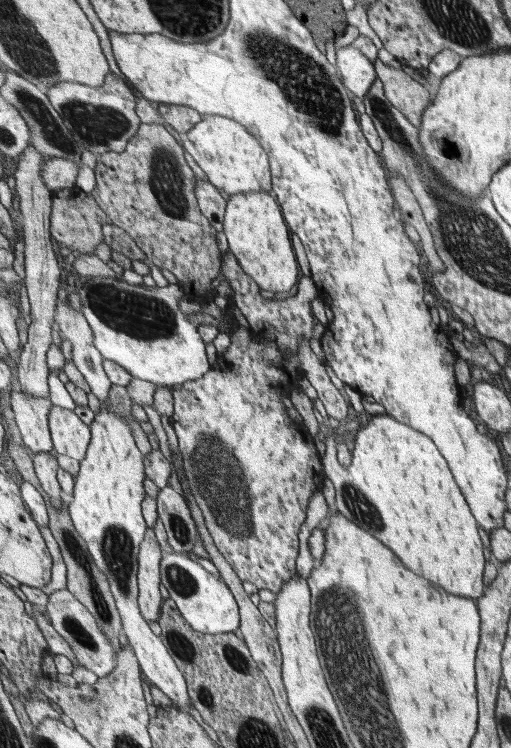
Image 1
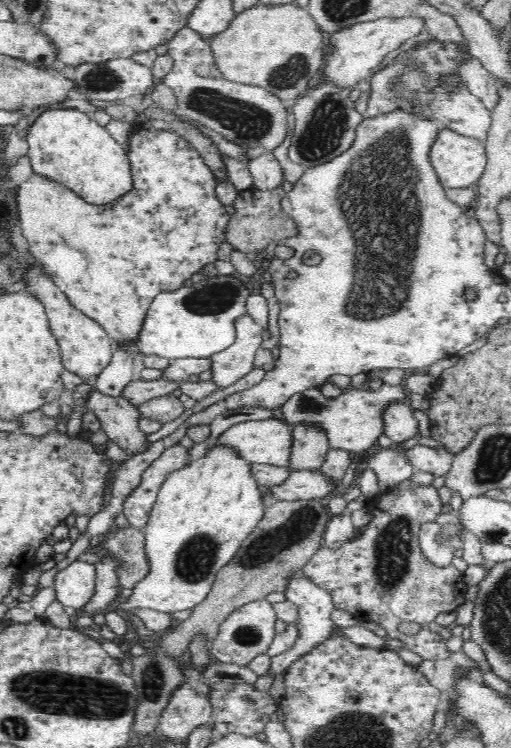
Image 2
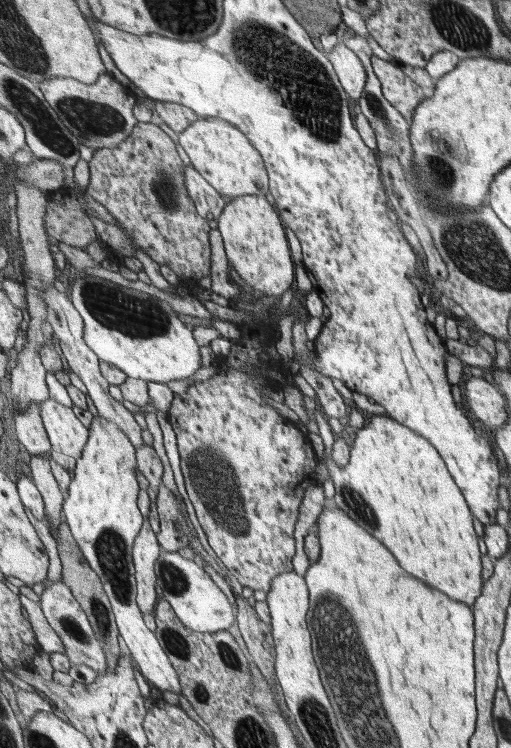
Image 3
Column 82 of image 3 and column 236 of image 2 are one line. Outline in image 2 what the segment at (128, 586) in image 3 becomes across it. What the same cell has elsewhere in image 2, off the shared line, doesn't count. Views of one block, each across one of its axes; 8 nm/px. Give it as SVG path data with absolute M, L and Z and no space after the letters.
M212 446L202 458L168 473L157 488L155 499L141 526L146 574L132 586L126 608L150 609L166 614L196 608L208 594L218 569L232 558L242 539L255 527L265 502L260 485L252 478L250 462L242 461L233 450Z

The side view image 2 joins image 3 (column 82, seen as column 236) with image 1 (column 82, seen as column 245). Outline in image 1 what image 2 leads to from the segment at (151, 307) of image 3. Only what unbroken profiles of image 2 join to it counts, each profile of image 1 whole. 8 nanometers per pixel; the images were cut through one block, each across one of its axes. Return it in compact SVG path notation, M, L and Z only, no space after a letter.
M91 277L75 290L104 358L127 368L133 379L170 387L203 379L213 365L197 326L179 310L183 290L178 284L154 287L127 284L111 277Z

